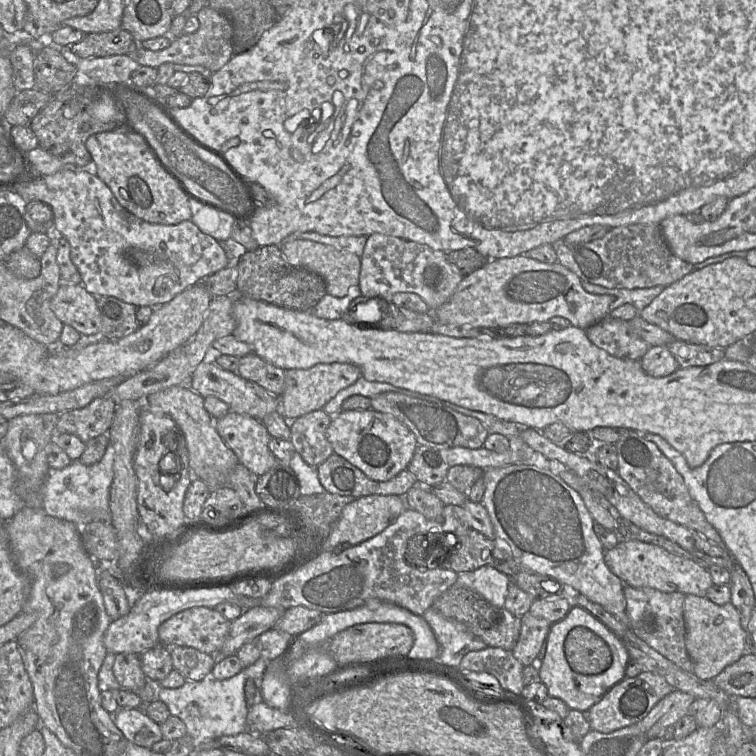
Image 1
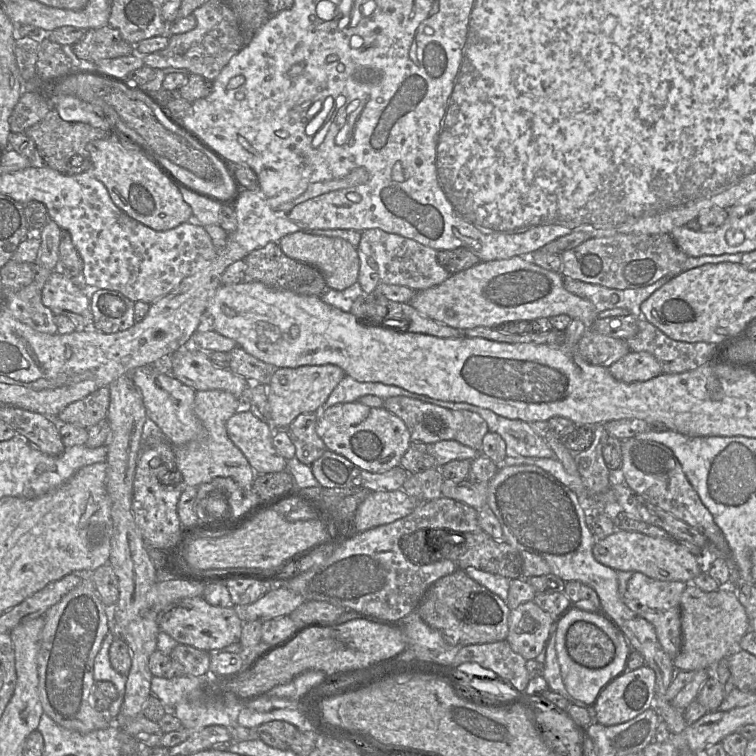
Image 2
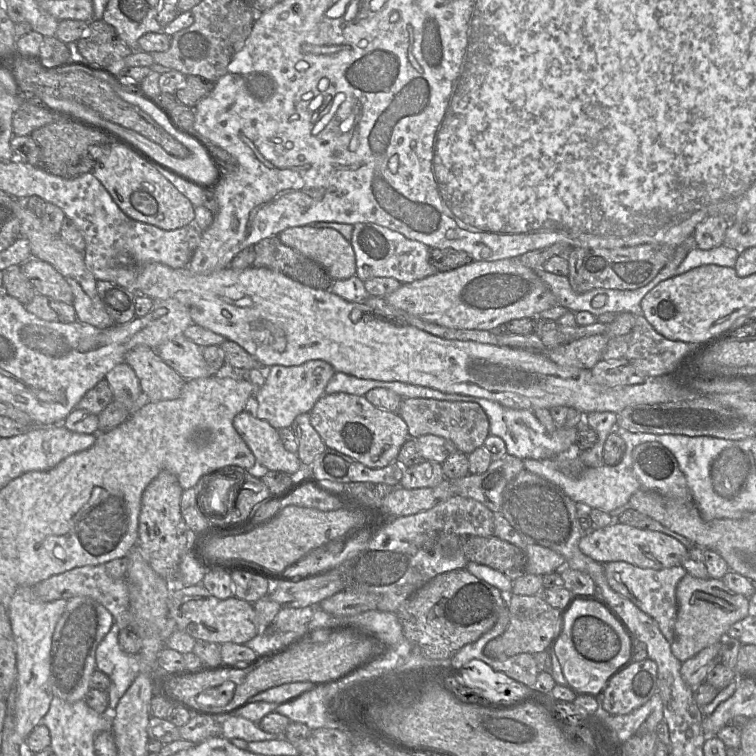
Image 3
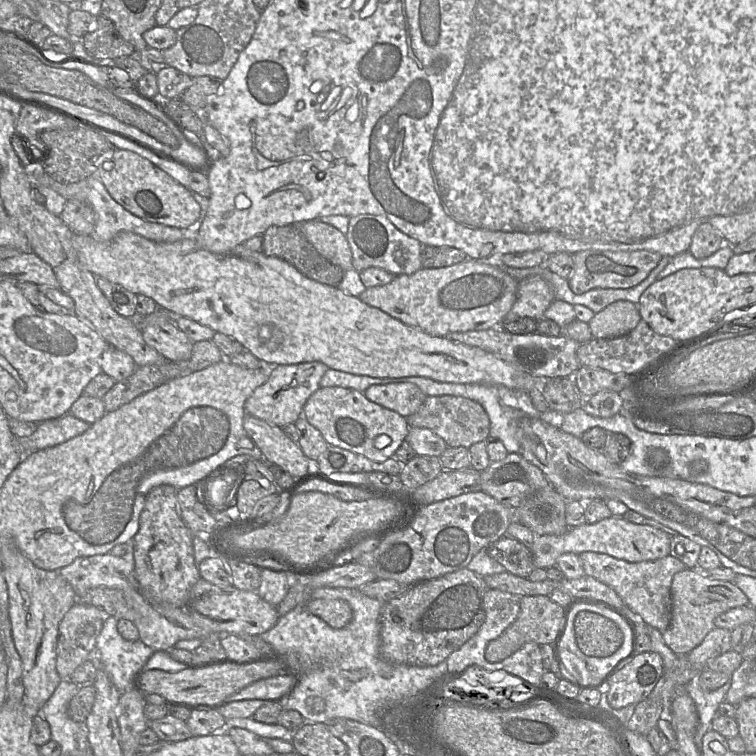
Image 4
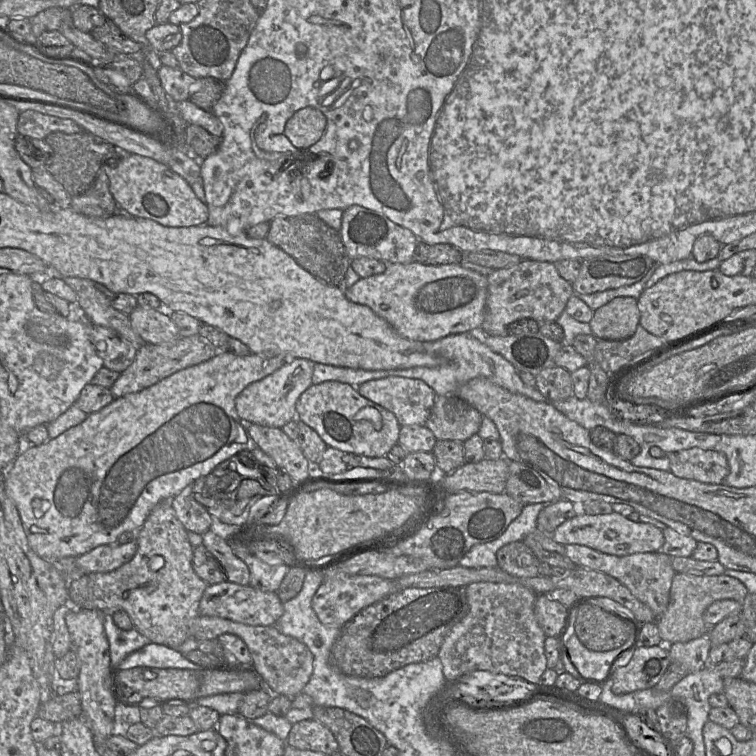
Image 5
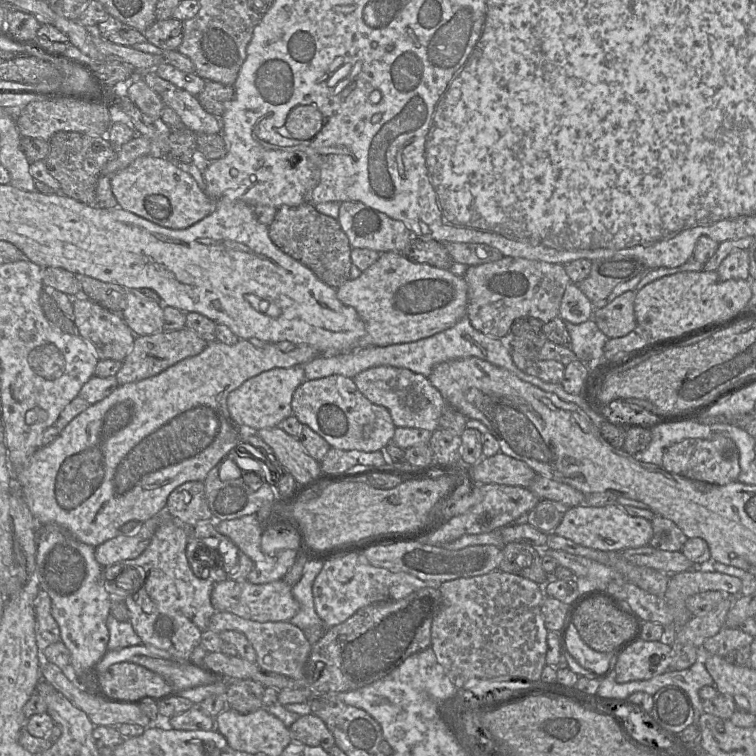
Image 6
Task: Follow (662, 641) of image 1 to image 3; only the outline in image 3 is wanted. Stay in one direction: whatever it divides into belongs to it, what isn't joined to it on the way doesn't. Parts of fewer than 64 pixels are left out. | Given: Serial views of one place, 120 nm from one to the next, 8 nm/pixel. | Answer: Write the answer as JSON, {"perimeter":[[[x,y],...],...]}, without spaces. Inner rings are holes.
{"perimeter":[[[623,561],[602,564],[609,586],[615,592],[630,600],[645,614],[653,618],[663,636],[671,643],[674,639],[674,629],[678,611],[676,586],[687,574],[685,568],[680,565],[661,570],[643,569]]]}

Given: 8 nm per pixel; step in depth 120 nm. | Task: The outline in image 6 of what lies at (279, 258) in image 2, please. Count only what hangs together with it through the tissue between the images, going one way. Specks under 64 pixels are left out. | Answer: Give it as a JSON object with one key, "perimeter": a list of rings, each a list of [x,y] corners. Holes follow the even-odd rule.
{"perimeter":[[[309,204],[281,206],[268,227],[271,241],[282,252],[309,268],[318,279],[337,289],[350,280],[351,250],[347,235],[338,219],[320,213]]]}

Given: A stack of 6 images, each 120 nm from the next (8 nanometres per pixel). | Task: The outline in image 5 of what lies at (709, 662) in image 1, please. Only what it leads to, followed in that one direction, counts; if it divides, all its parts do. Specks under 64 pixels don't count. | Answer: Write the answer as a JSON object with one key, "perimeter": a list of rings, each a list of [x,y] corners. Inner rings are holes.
{"perimeter":[[[676,573],[670,588],[667,609],[655,620],[662,642],[665,645],[671,645],[676,642],[688,642],[702,636],[710,629],[703,620],[703,614],[710,604],[725,599],[741,603],[747,594],[747,588],[742,582],[725,574],[697,576]]]}

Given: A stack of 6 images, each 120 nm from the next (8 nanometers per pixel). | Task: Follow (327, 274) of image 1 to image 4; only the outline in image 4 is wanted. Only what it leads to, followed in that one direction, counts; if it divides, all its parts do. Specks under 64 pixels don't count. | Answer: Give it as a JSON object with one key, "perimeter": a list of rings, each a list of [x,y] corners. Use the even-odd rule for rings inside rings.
{"perimeter":[[[320,220],[306,221],[298,226],[322,256],[344,270],[354,269],[351,248],[340,230]]]}

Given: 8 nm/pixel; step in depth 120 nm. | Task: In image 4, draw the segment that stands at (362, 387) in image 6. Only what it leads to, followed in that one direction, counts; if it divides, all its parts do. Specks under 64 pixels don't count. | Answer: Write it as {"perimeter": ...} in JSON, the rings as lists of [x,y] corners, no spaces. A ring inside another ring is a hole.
{"perimeter":[[[389,383],[371,385],[364,392],[365,397],[403,417],[416,413],[427,396],[413,383]]]}

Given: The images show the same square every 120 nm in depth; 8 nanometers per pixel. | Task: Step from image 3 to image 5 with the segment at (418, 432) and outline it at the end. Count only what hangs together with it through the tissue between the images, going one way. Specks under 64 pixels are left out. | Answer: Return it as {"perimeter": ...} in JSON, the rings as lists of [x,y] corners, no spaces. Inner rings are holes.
{"perimeter":[[[435,394],[431,414],[425,426],[437,440],[465,442],[478,434],[483,415],[456,395]]]}

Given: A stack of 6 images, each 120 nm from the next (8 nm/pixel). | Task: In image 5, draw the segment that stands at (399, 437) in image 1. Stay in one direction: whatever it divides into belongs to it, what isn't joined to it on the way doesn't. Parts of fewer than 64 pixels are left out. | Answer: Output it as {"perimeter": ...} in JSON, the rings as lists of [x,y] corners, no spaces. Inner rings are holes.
{"perimeter":[[[325,381],[311,385],[296,402],[298,421],[315,430],[328,447],[343,452],[378,458],[398,443],[400,424],[395,415],[366,399],[349,384]]]}

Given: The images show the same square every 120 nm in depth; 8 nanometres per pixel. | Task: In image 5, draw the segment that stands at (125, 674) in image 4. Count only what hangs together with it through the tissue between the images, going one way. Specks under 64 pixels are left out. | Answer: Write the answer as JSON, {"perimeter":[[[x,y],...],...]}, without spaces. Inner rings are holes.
{"perimeter":[[[103,613],[103,626],[109,643],[112,669],[119,666],[129,654],[150,642],[148,638],[139,633],[134,627],[130,630],[120,629],[109,613]]]}

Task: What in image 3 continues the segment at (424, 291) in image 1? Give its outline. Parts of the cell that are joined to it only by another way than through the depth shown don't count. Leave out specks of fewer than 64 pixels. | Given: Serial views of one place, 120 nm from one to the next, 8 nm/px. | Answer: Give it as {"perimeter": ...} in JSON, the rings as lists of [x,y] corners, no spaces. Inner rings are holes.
{"perimeter":[[[375,223],[353,224],[351,245],[356,257],[356,275],[363,281],[375,277],[391,277],[402,284],[423,279],[436,272],[430,261],[430,248],[385,226]]]}

